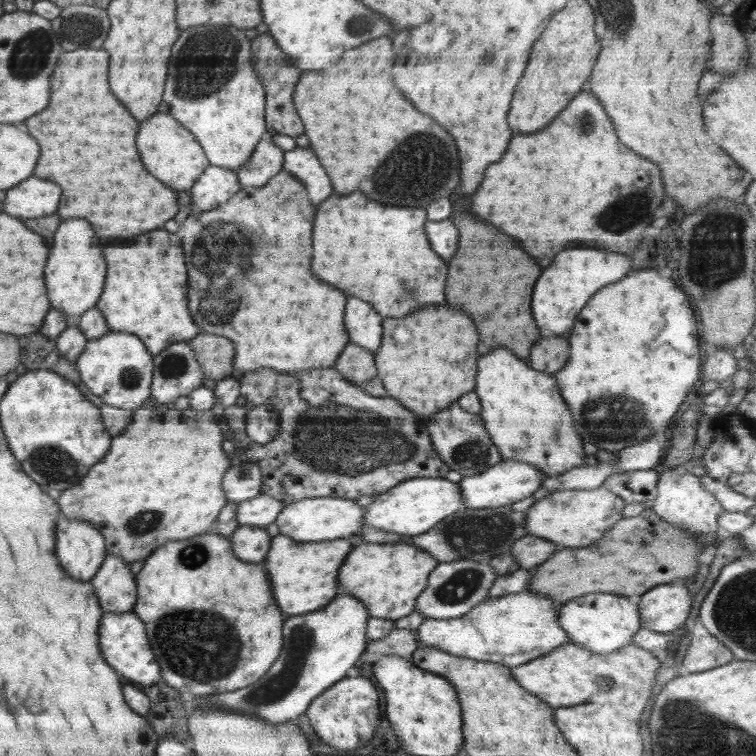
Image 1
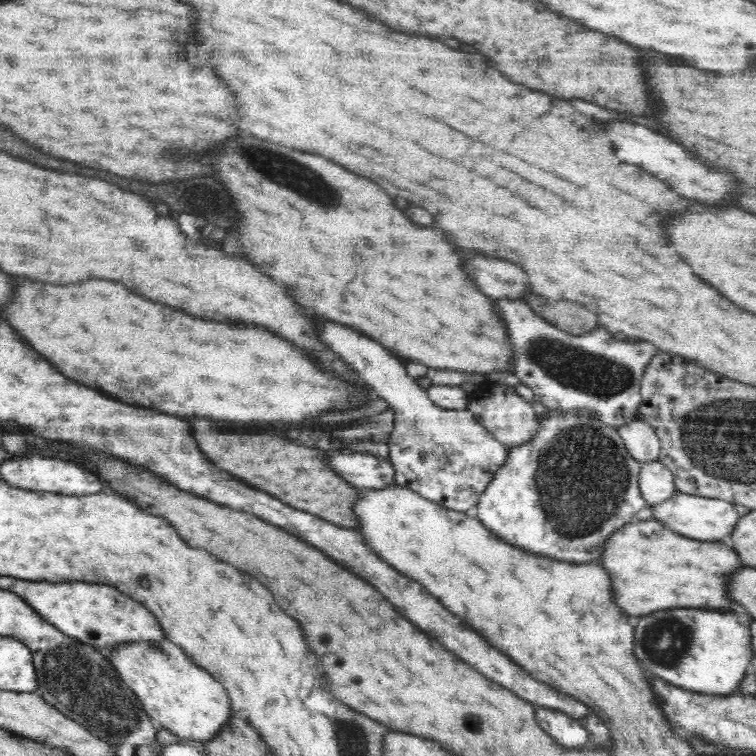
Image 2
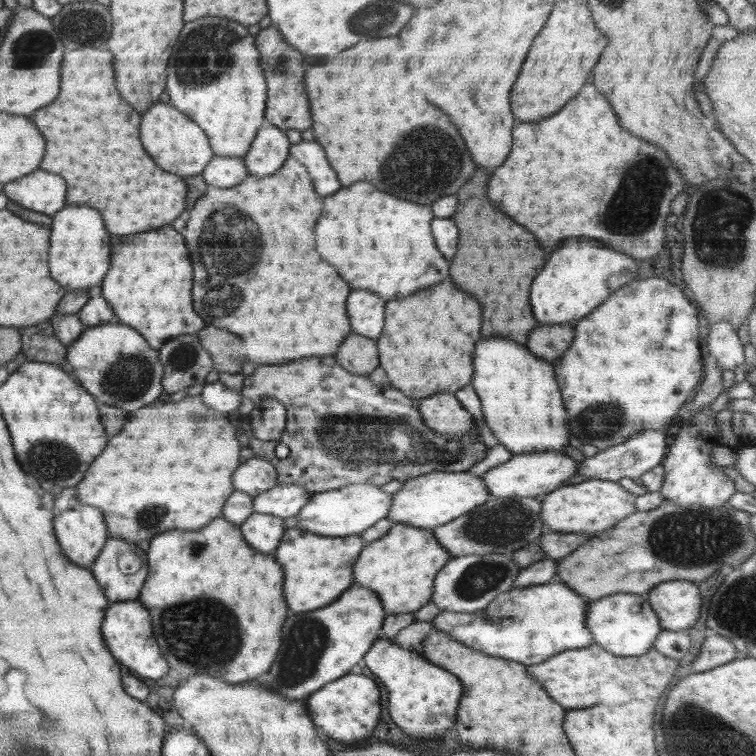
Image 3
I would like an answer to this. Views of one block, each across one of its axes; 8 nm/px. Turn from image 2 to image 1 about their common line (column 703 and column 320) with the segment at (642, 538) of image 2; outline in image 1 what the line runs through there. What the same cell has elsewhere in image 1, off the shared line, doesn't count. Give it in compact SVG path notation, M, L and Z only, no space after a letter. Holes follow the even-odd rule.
M280 533L271 540L268 554L262 562L272 582L272 594L284 618L304 615L323 609L336 597L338 570L353 549L352 541L345 537L317 542L296 541Z

